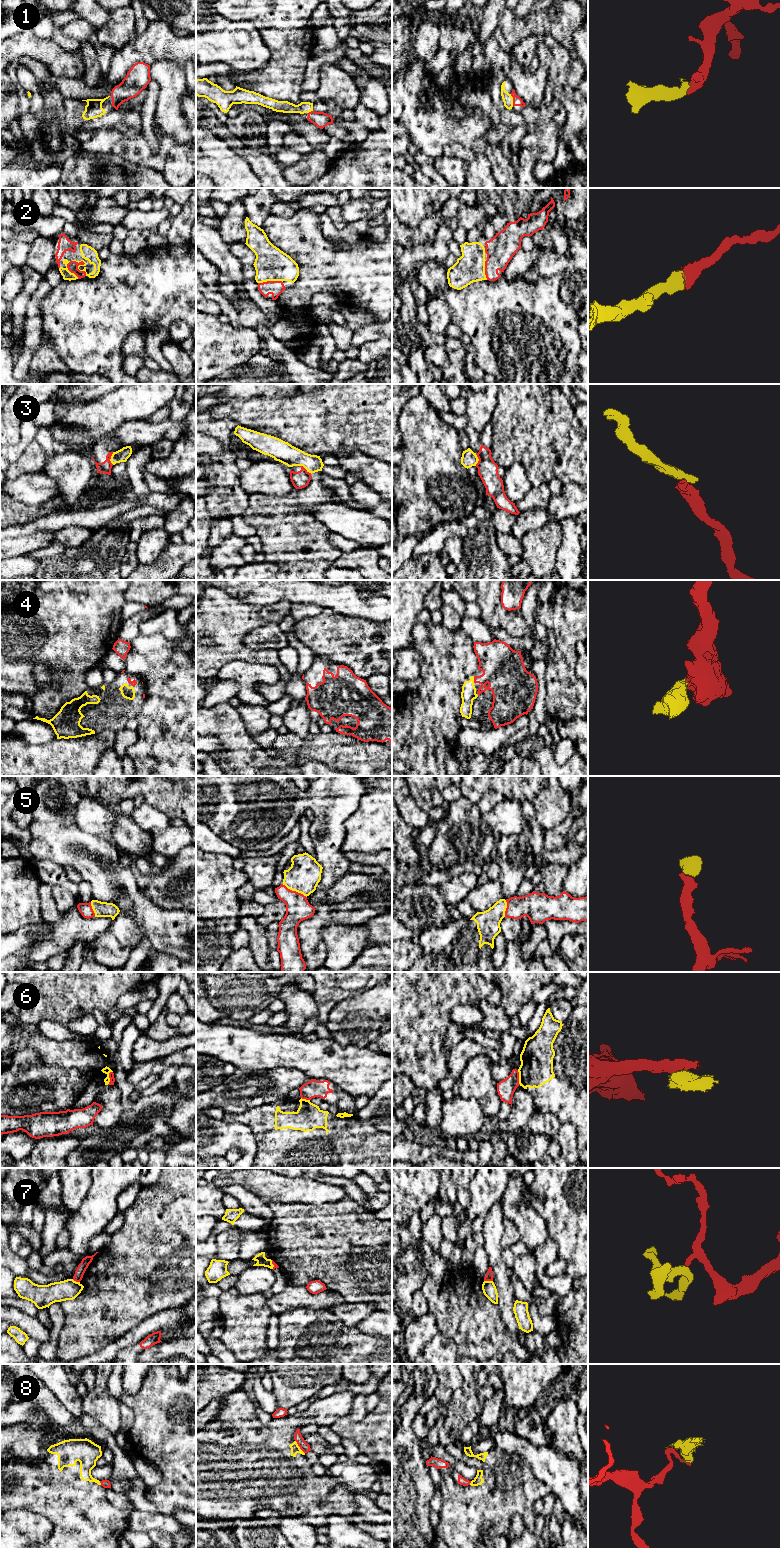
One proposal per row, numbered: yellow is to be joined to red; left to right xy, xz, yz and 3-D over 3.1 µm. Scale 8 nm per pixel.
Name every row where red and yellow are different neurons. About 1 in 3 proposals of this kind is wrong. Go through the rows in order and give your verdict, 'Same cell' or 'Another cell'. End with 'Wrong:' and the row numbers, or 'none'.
1: Same cell
2: Same cell
3: Another cell
4: Same cell
5: Same cell
6: Another cell
7: Another cell
8: Another cell
Wrong: 3, 6, 7, 8

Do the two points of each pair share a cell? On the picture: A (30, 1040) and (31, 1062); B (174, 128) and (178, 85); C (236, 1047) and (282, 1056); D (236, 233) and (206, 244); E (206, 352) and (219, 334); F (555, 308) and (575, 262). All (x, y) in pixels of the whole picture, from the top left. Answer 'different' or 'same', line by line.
A: different
B: same
C: same
D: different
E: same
F: different

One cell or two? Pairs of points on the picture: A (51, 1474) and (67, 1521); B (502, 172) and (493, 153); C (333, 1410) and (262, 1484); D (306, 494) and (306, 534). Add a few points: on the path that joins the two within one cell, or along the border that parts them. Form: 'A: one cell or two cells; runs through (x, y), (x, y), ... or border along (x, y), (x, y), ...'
A: one cell; runs through (63, 1486), (66, 1489), (67, 1509)
B: one cell; runs through (499, 167), (497, 158)
C: one cell; runs through (306, 1418), (283, 1436), (283, 1452), (276, 1466)
D: one cell; runs through (295, 500), (289, 506), (289, 517), (295, 523)

